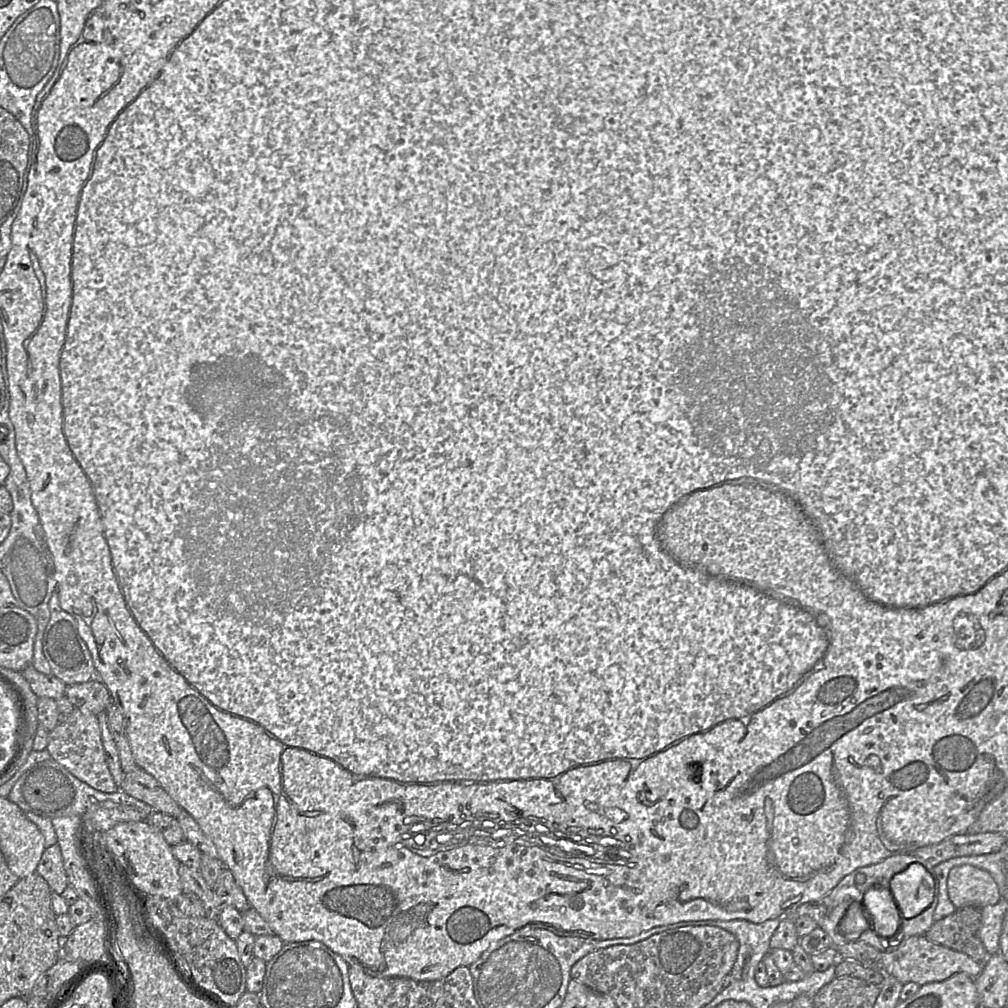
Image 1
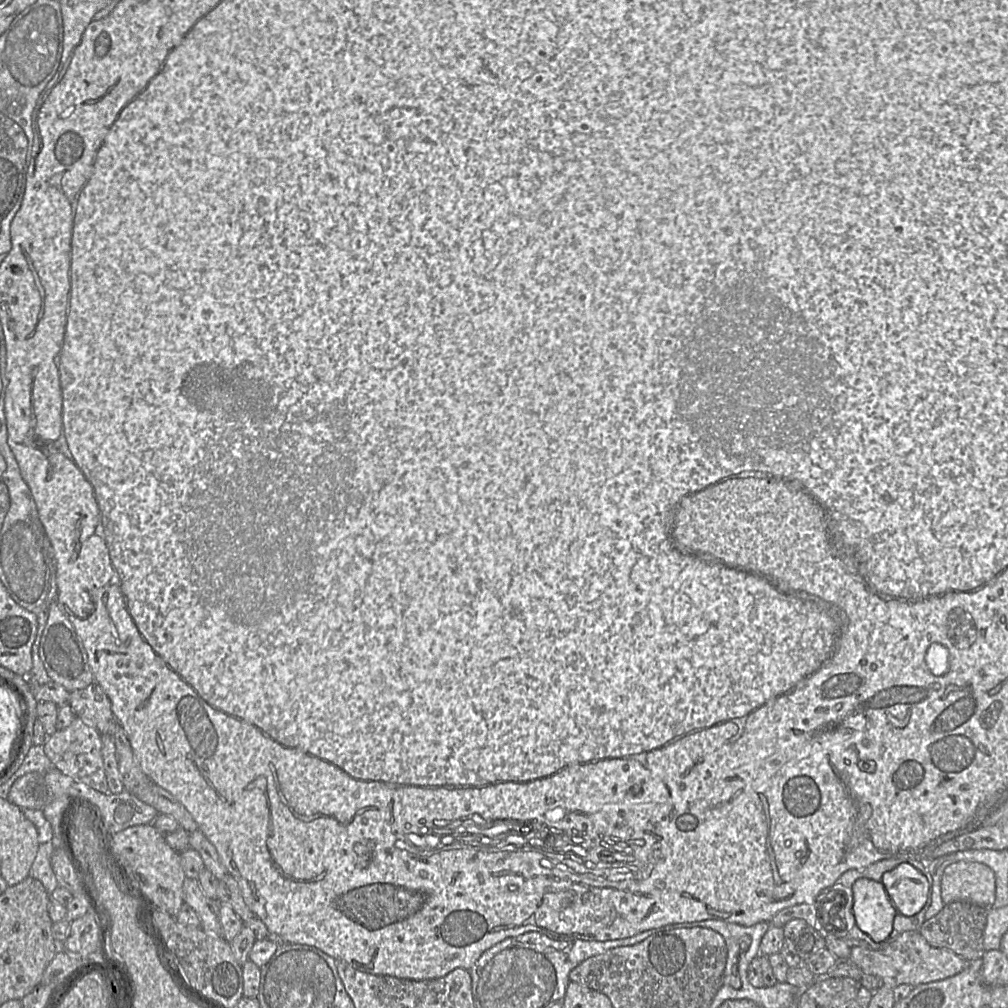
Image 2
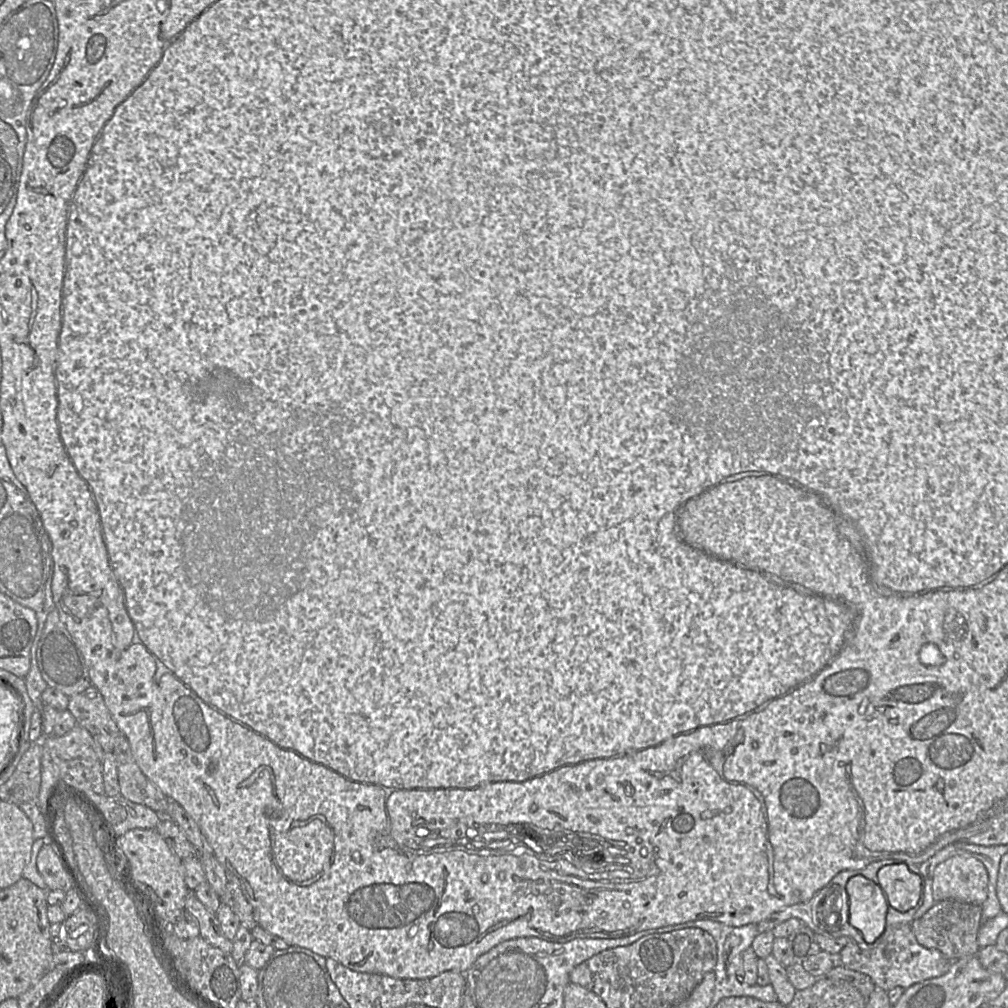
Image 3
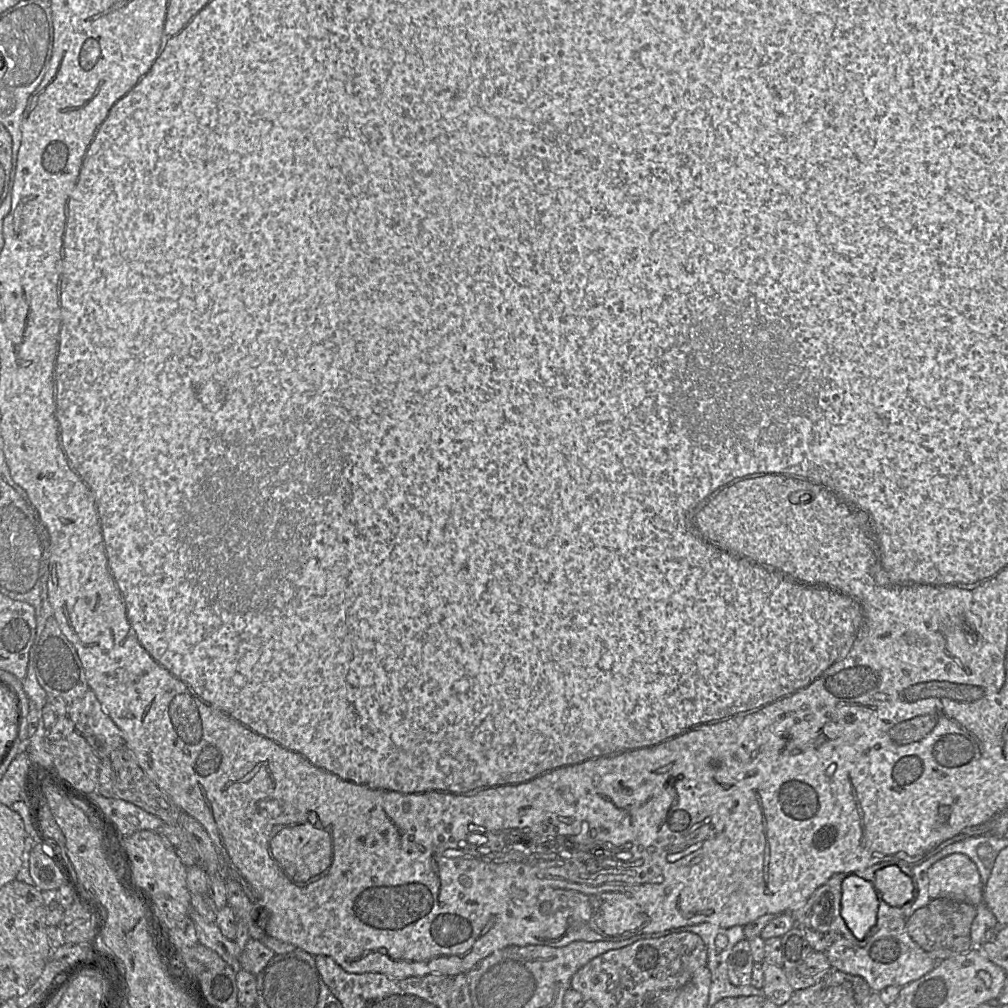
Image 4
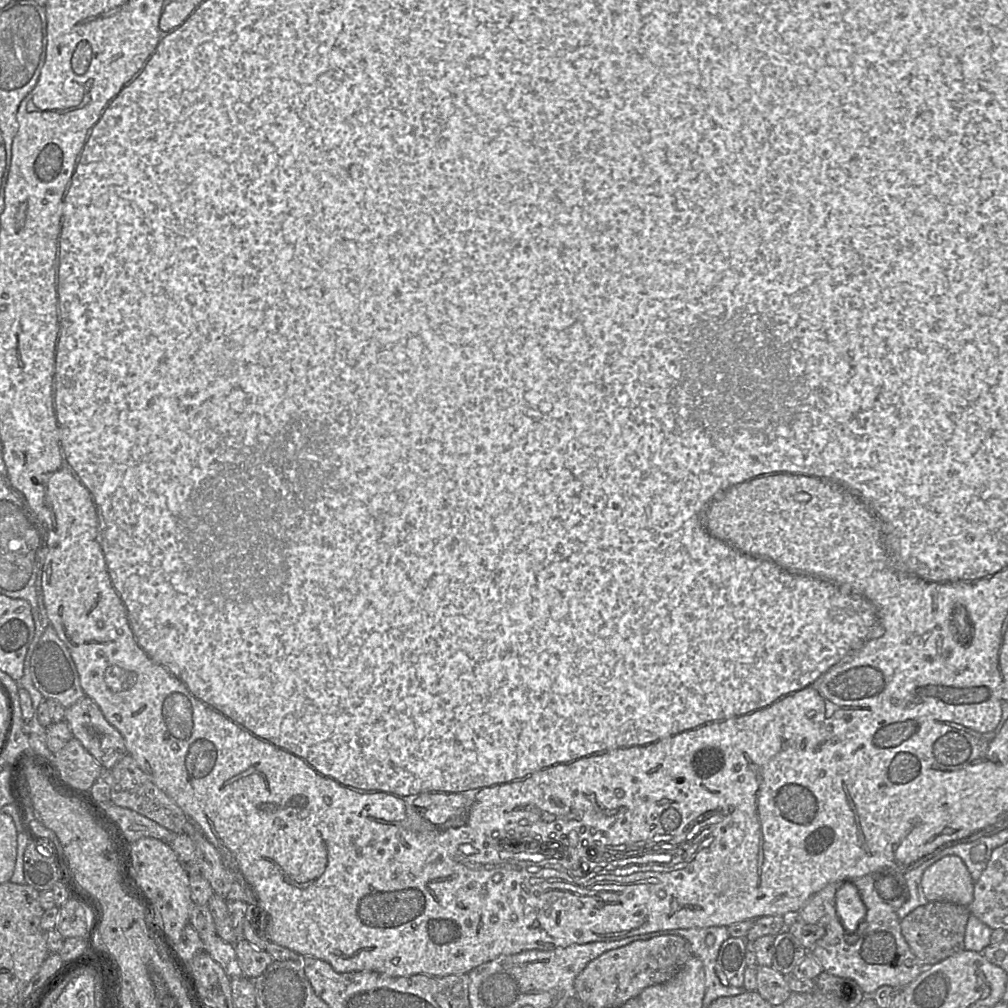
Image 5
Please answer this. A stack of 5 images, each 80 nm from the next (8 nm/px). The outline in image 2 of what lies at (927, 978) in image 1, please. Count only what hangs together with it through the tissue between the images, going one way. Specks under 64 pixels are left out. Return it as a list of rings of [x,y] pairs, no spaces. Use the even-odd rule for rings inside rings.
[[[905,931],[895,938],[889,938],[877,949],[852,947],[849,961],[867,974],[876,976],[880,985],[895,988],[901,984],[918,986],[943,980],[963,971],[968,962],[946,948],[932,947],[918,931]]]

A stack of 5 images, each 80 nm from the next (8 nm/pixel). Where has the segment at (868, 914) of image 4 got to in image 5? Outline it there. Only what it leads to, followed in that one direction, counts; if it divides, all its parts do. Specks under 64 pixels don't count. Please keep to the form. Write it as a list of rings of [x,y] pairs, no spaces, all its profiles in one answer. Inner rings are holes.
[[[844,881],[836,892],[836,912],[847,933],[855,933],[866,915],[866,907],[853,881]]]

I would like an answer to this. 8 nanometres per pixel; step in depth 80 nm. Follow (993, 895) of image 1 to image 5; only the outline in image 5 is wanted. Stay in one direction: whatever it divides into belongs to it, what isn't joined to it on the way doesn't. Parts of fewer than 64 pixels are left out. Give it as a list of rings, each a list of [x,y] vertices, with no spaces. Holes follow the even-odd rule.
[[[946,856],[925,870],[921,886],[928,902],[947,901],[969,906],[974,898],[974,883],[963,860]]]

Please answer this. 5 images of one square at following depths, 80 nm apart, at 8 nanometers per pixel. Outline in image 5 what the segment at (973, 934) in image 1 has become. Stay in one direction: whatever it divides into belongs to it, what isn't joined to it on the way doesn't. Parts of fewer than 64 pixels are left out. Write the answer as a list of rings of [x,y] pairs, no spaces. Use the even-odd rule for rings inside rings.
[[[931,901],[901,919],[901,933],[915,957],[926,968],[965,950],[964,936],[970,915],[967,906],[947,901]]]

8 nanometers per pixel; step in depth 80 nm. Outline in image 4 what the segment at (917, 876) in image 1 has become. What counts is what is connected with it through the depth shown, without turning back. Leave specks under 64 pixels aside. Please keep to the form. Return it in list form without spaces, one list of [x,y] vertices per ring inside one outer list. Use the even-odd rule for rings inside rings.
[[[891,864],[876,871],[874,887],[880,897],[893,907],[900,907],[915,899],[912,878],[898,865]]]

